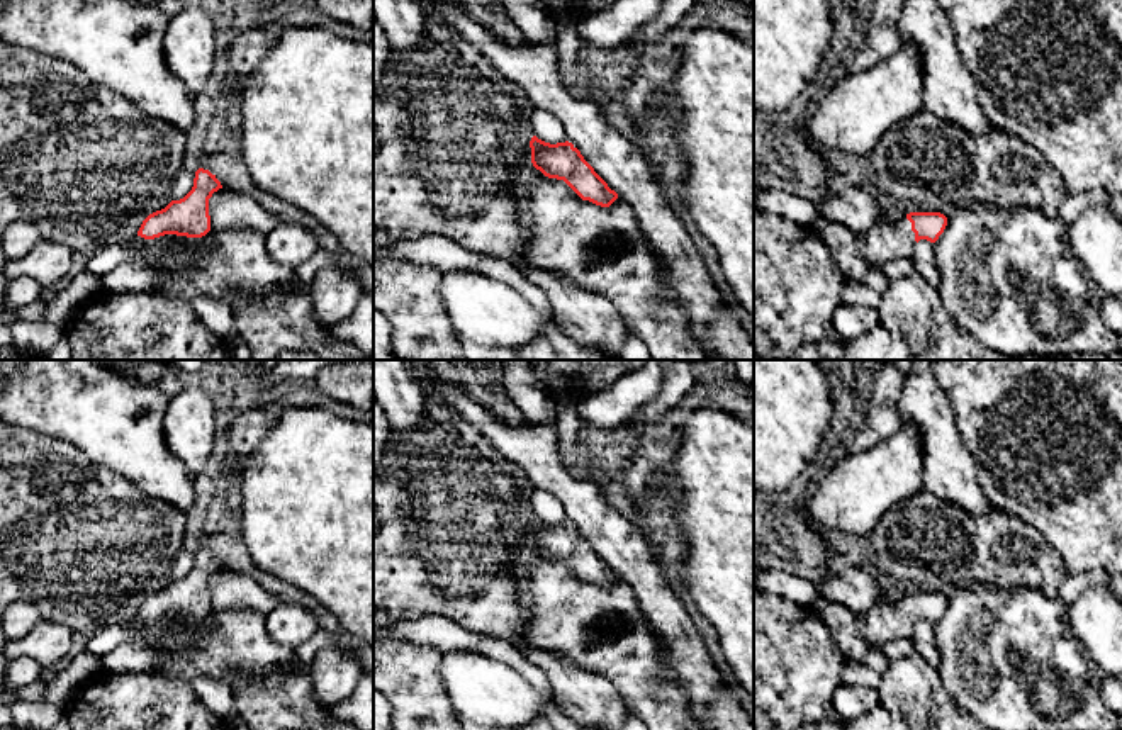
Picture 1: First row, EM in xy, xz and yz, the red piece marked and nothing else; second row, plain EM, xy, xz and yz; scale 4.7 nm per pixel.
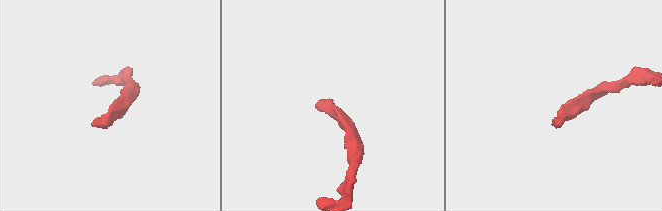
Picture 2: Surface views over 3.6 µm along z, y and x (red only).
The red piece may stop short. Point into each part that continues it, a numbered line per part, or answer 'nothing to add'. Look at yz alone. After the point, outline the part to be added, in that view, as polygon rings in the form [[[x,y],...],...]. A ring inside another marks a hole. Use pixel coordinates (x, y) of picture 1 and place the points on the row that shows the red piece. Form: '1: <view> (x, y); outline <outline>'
1: yz (883, 241); outline [[[881,212],[874,224],[856,238],[862,256],[874,268],[898,258],[915,260],[917,241],[906,217],[889,222]]]

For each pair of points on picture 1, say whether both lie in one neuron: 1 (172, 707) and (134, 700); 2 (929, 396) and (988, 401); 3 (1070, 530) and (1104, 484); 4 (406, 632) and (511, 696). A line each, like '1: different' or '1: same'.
1: same
2: different
3: same
4: different

